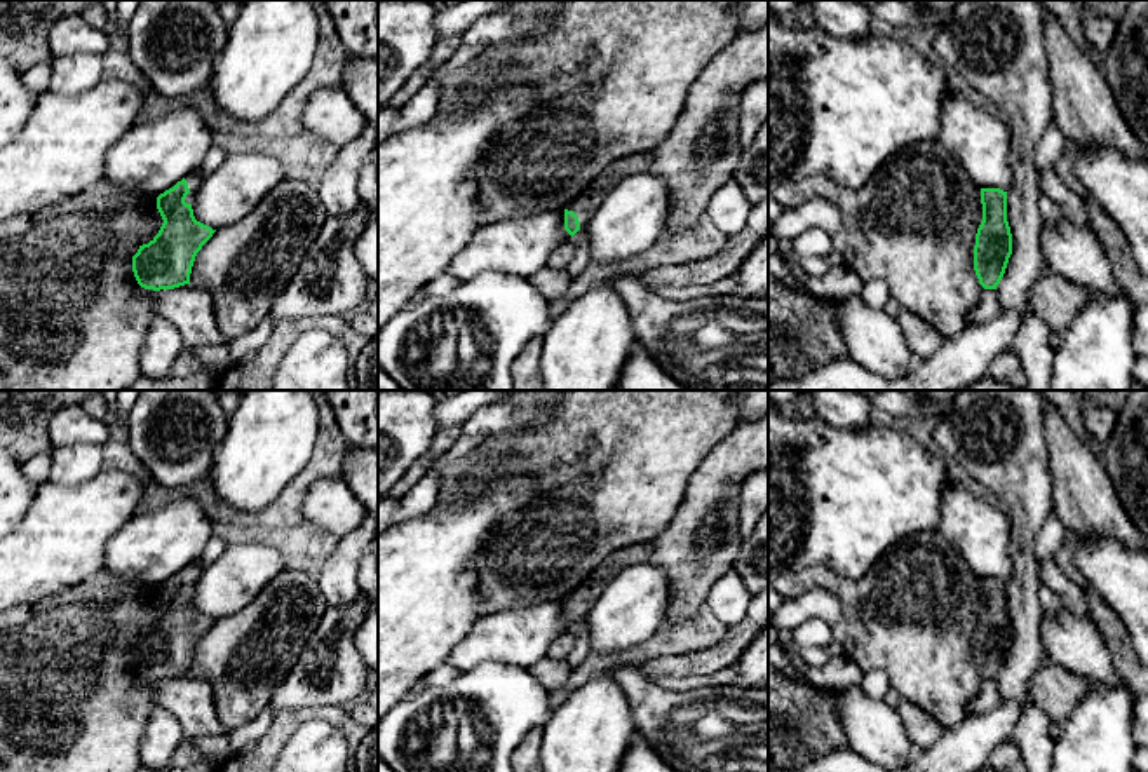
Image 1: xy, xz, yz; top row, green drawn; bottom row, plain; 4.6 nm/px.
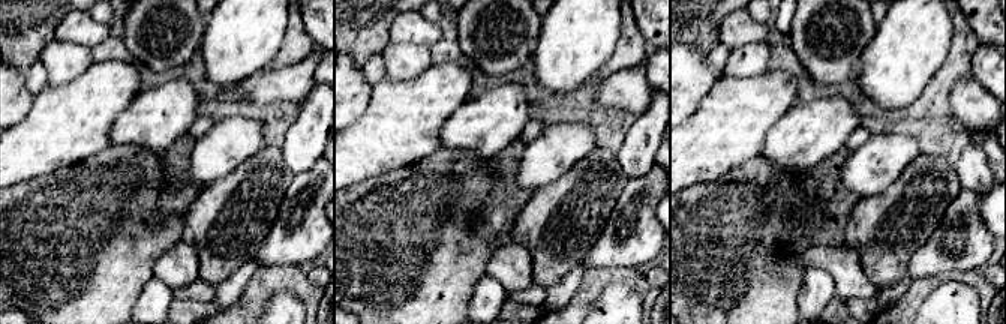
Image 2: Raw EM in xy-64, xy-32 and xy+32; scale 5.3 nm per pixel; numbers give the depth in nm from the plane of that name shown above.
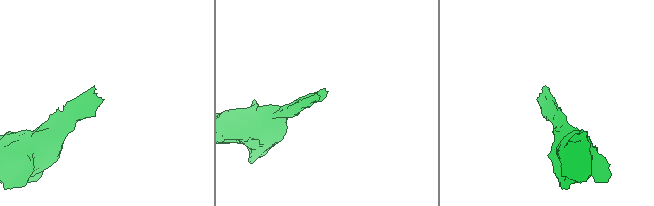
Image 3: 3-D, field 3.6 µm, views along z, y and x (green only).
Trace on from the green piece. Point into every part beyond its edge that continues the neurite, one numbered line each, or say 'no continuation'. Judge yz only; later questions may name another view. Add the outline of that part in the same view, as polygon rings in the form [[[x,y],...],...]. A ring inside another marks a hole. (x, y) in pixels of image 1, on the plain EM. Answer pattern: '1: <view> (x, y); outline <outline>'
no continuation

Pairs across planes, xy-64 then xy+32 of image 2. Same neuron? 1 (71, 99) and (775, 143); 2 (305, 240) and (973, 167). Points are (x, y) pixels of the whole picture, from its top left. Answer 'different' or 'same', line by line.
1: different
2: different

